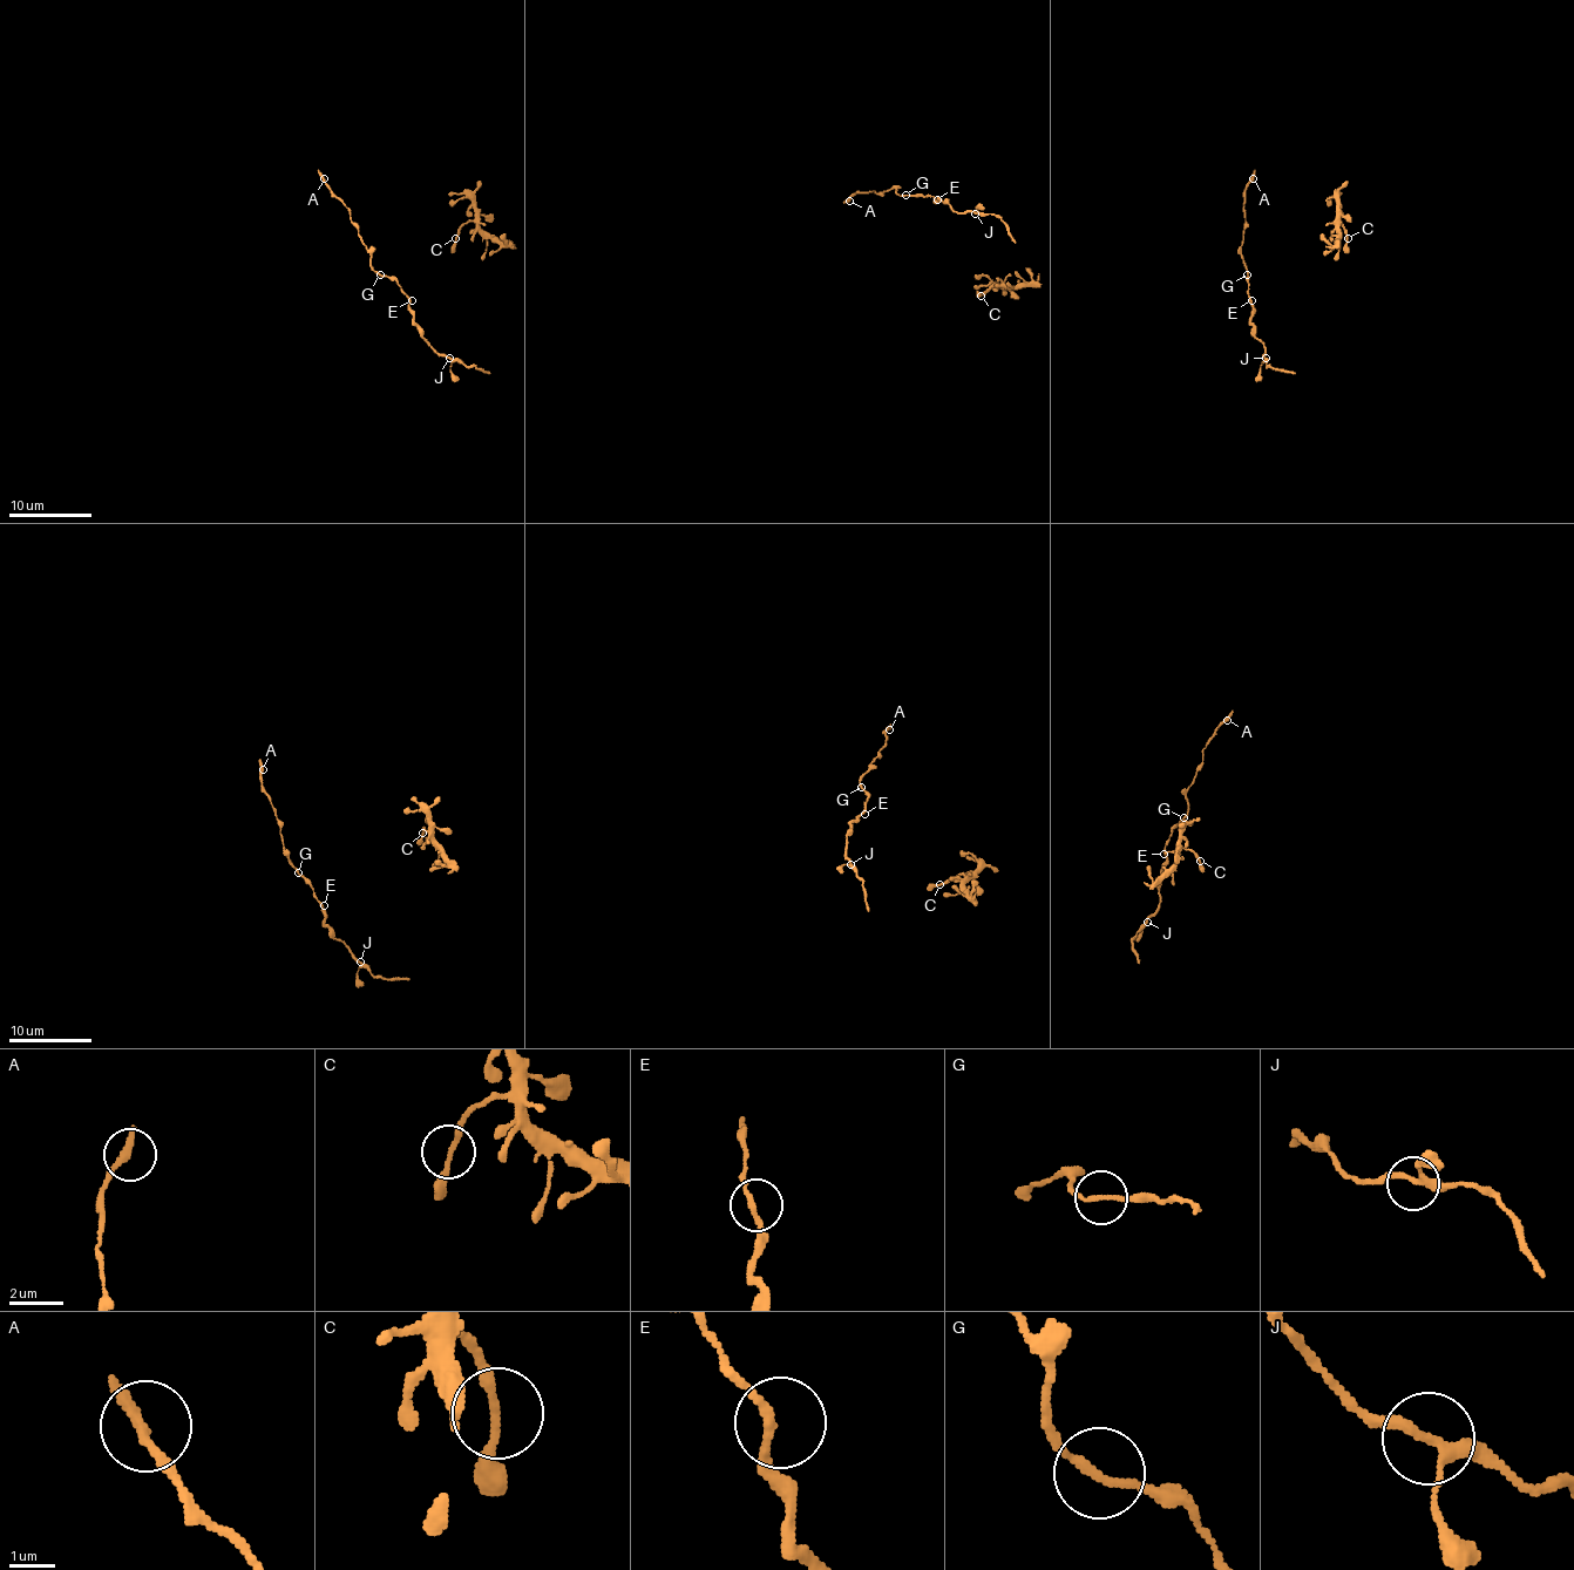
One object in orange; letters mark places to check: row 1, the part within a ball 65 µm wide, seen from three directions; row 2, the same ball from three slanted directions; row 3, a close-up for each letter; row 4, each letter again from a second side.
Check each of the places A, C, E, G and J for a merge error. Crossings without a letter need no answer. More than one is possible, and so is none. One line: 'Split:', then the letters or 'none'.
Split: none

